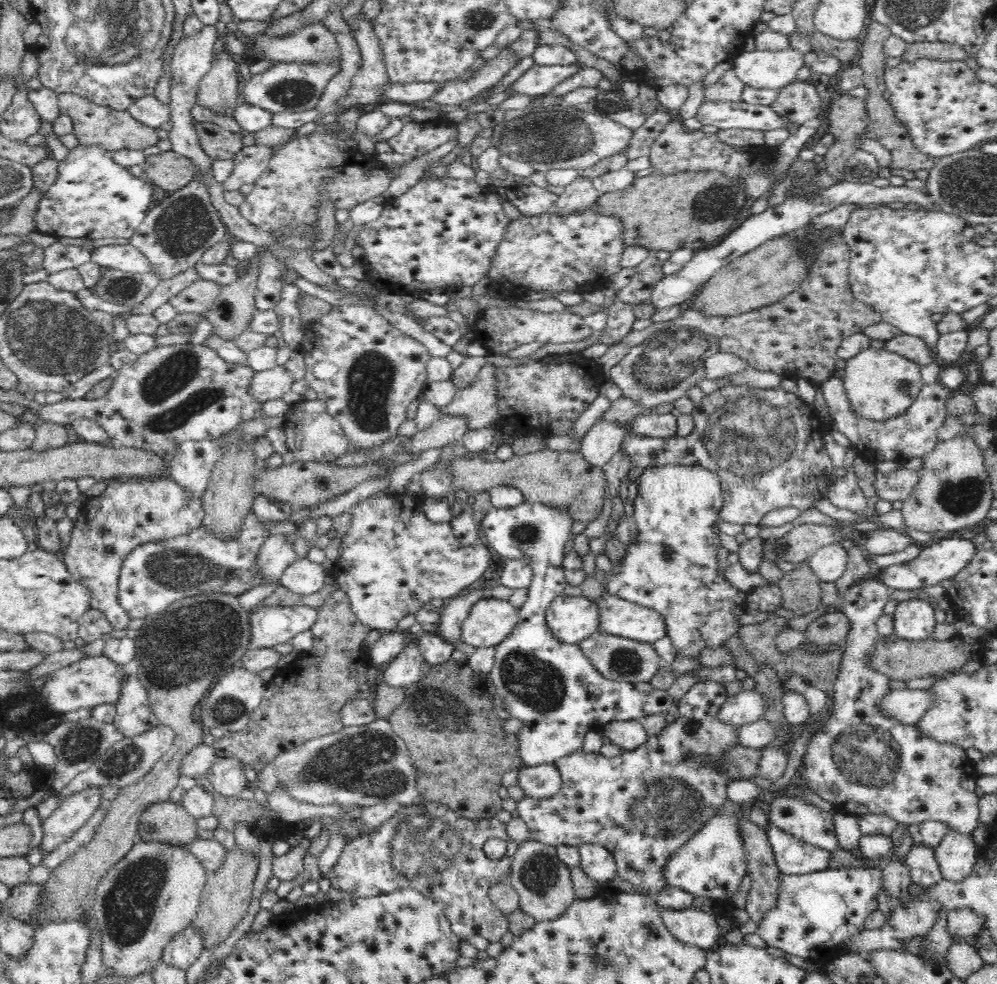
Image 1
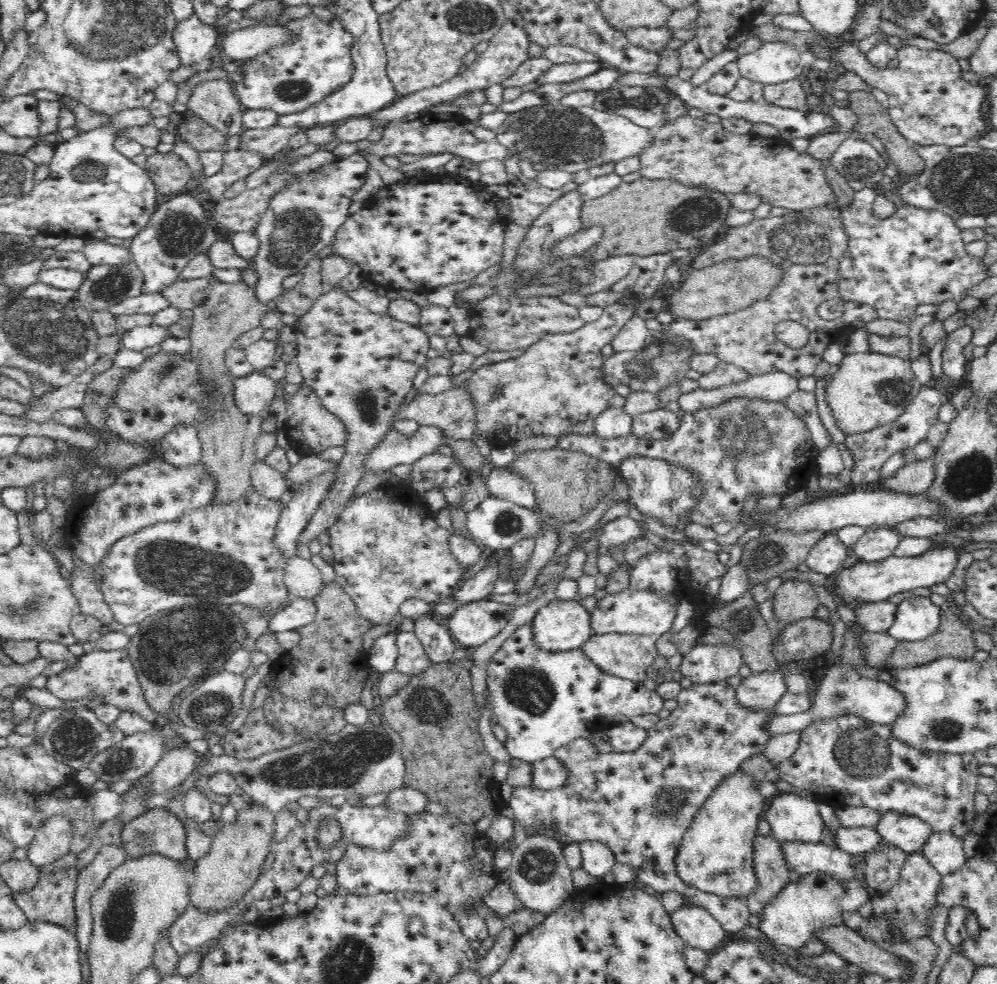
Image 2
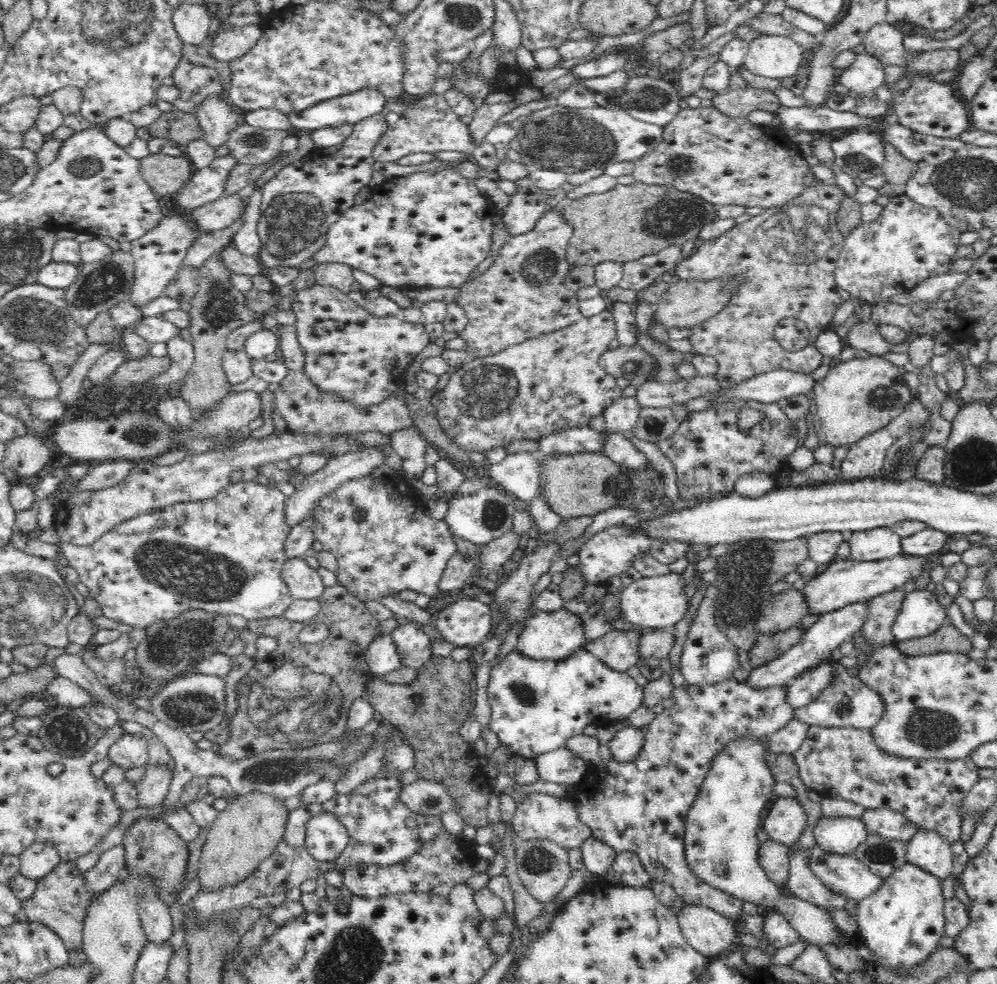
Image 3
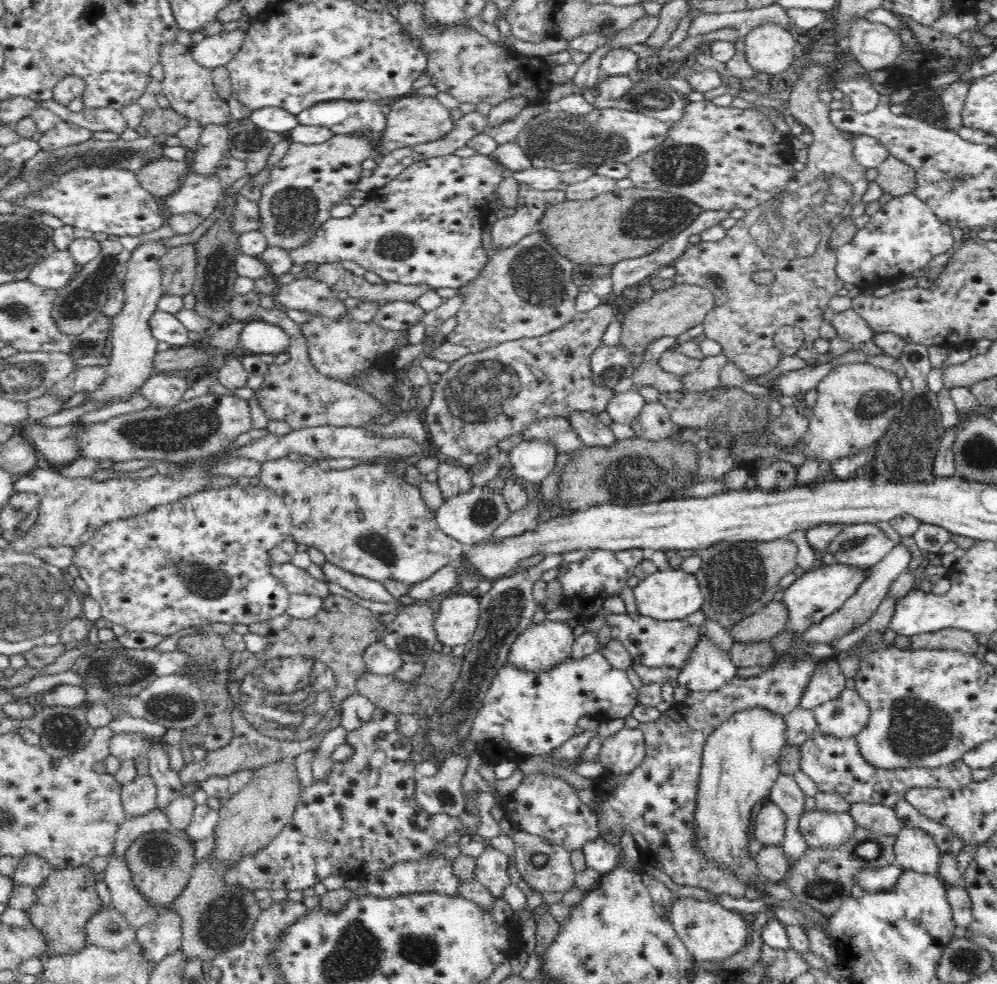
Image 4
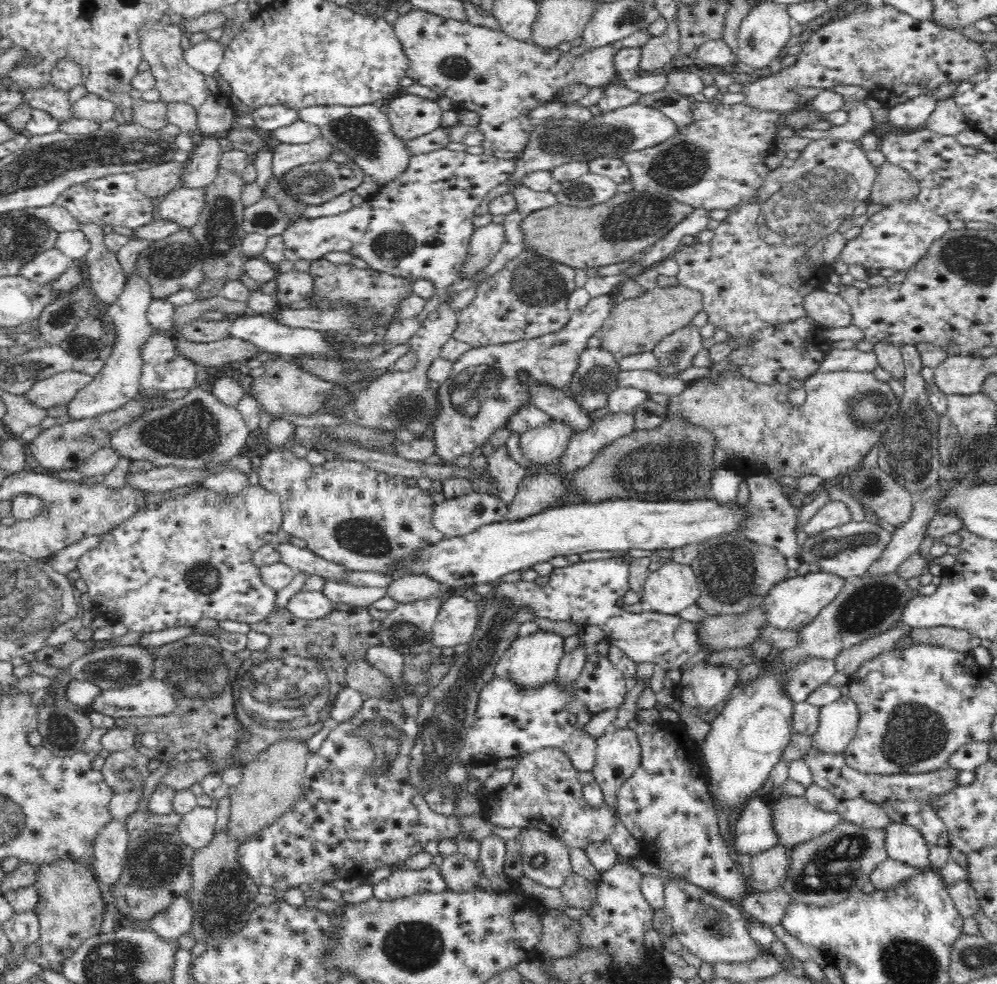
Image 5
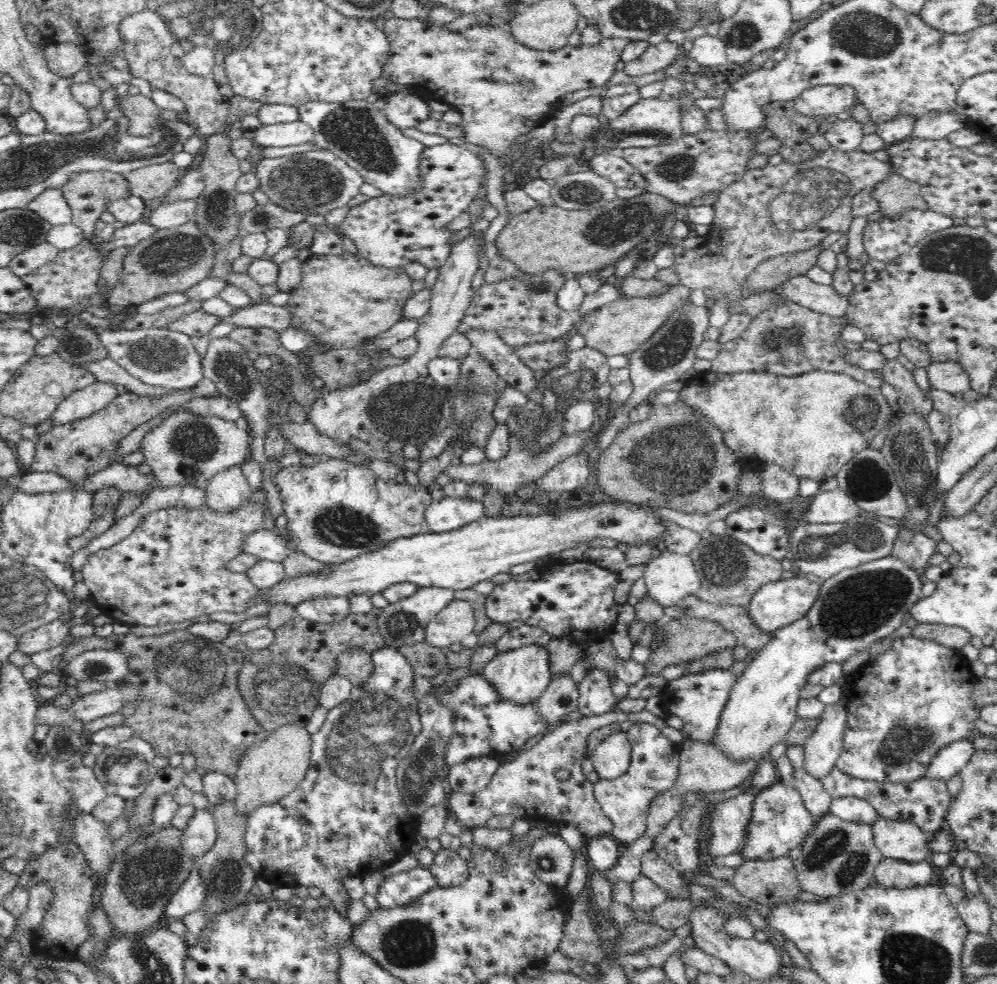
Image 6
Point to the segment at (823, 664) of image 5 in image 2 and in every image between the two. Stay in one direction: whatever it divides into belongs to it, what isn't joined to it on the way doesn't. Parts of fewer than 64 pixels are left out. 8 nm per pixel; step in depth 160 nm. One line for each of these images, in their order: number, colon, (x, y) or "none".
2: (640, 804)
3: (642, 806)
4: (657, 803)

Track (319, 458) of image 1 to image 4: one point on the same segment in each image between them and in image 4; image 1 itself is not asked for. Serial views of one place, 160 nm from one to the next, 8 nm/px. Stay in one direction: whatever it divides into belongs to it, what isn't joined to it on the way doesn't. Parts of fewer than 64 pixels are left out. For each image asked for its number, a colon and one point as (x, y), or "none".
2: (308, 423)
3: (307, 409)
4: (297, 393)

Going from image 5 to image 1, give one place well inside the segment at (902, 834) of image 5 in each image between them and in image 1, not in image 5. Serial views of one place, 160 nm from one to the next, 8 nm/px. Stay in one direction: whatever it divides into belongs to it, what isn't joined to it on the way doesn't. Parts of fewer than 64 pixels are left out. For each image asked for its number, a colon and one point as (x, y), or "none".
1: (956, 854)
2: (944, 851)
3: (926, 849)
4: (914, 850)

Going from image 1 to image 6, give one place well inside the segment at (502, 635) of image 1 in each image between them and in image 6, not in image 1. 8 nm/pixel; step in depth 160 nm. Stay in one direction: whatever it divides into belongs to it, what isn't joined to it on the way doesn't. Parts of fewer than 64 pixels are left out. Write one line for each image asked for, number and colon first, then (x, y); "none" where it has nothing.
2: (472, 624)
3: (467, 622)
4: (456, 622)
5: (457, 621)
6: (453, 622)

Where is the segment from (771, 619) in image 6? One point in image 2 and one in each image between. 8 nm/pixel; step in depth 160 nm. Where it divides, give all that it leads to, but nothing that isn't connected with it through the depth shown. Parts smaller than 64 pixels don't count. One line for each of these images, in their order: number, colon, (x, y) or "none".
2: (865, 582)
3: (846, 581)
4: (819, 592)
5: (791, 603)

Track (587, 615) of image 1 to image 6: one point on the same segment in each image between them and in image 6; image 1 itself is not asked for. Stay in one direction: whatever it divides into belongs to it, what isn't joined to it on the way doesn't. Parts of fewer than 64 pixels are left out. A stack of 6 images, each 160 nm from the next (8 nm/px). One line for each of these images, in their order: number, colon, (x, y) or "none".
2: (560, 626)
3: (556, 635)
4: (538, 649)
5: (531, 662)
6: (520, 676)

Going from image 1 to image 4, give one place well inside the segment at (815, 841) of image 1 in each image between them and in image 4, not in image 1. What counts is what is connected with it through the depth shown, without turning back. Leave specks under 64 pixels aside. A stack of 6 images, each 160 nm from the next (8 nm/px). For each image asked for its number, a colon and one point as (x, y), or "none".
2: (792, 817)
3: (784, 823)
4: (769, 828)

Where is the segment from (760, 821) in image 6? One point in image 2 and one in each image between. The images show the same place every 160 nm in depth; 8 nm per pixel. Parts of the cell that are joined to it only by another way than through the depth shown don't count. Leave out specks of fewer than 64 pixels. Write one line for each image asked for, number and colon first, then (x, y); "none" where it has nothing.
2: (857, 841)
3: (840, 835)
4: (819, 828)
5: (795, 820)

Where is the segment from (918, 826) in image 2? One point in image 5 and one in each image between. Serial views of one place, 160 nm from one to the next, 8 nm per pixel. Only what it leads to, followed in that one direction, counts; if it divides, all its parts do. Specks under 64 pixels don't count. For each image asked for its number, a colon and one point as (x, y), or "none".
3: (890, 824)
4: (880, 818)
5: (859, 811)

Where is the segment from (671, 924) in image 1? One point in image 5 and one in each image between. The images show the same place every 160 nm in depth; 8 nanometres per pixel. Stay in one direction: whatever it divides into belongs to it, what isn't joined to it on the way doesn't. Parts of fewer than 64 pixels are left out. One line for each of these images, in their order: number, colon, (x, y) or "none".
2: (695, 925)
3: (711, 933)
4: (709, 931)
5: (711, 927)

